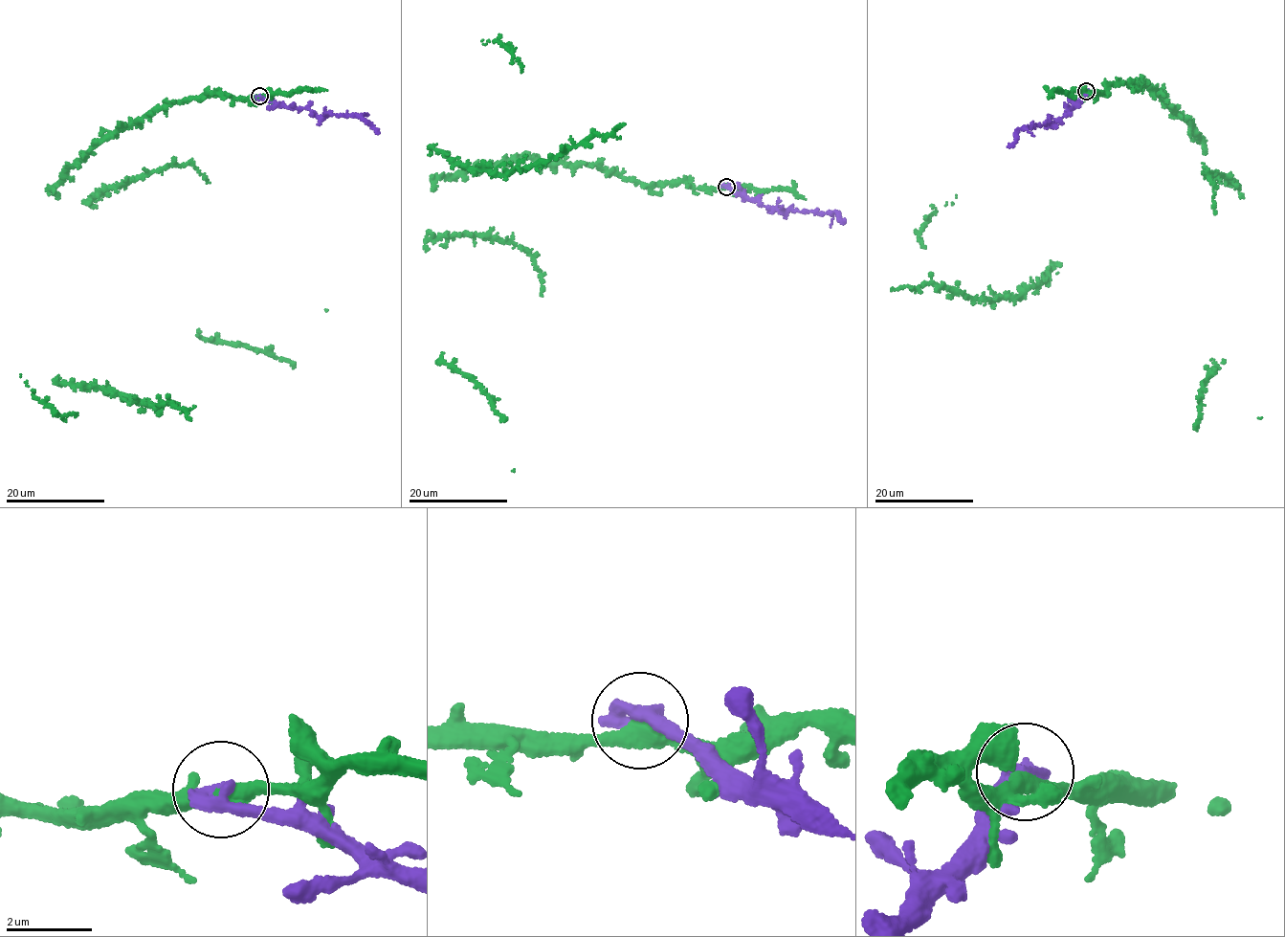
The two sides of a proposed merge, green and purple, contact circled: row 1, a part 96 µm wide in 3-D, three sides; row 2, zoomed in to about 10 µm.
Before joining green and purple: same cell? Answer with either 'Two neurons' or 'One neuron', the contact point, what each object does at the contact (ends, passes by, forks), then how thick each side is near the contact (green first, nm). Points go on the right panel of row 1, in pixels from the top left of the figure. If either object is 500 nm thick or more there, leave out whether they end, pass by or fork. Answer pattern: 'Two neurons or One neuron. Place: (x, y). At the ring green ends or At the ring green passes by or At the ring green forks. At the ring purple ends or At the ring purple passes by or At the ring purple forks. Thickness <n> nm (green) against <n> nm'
Two neurons. Place: (1086, 91). At the ring green passes by. At the ring purple ends. Thickness 360 nm (green) against 400 nm

